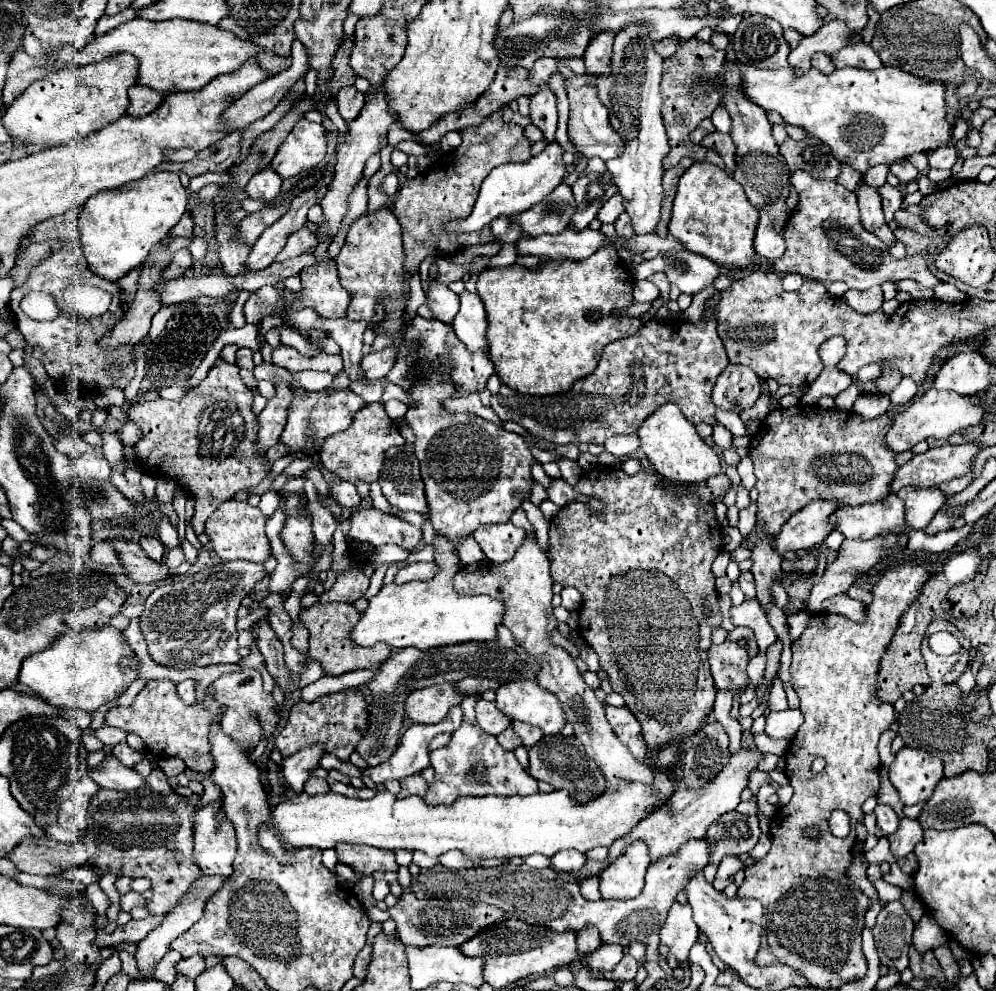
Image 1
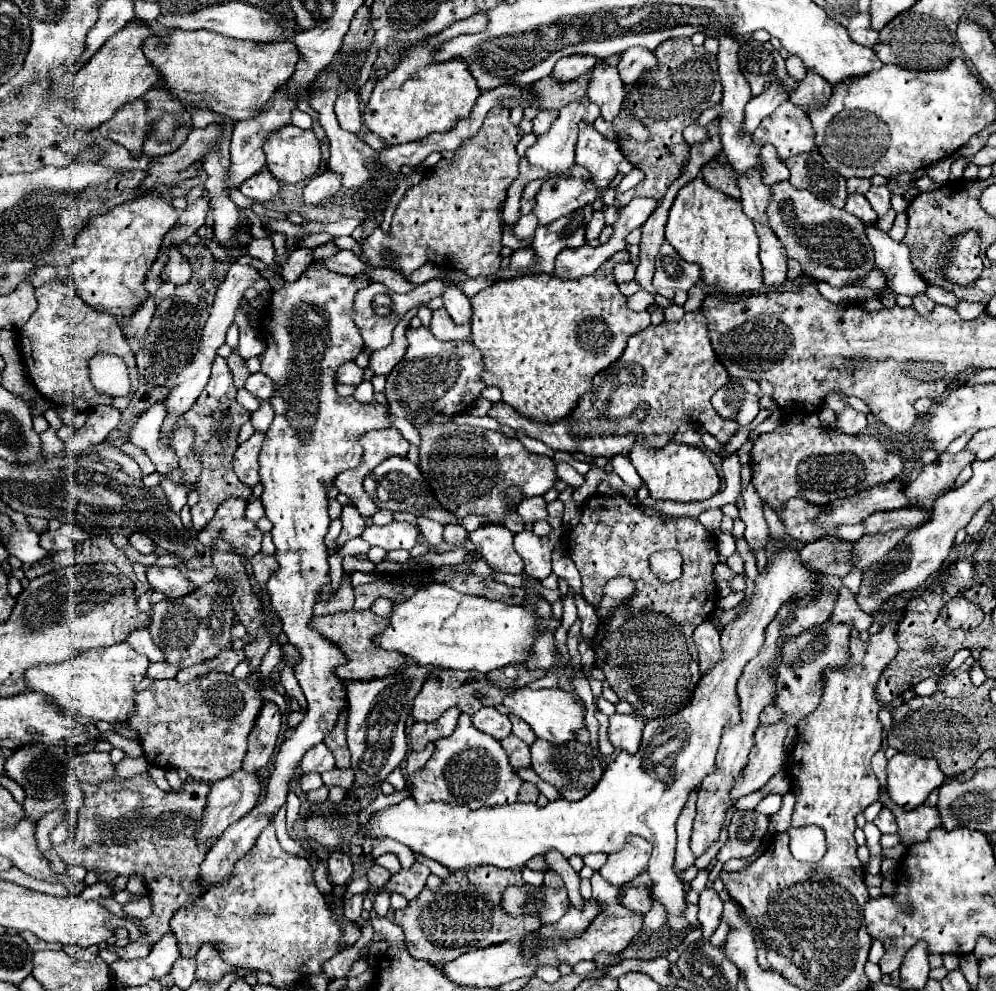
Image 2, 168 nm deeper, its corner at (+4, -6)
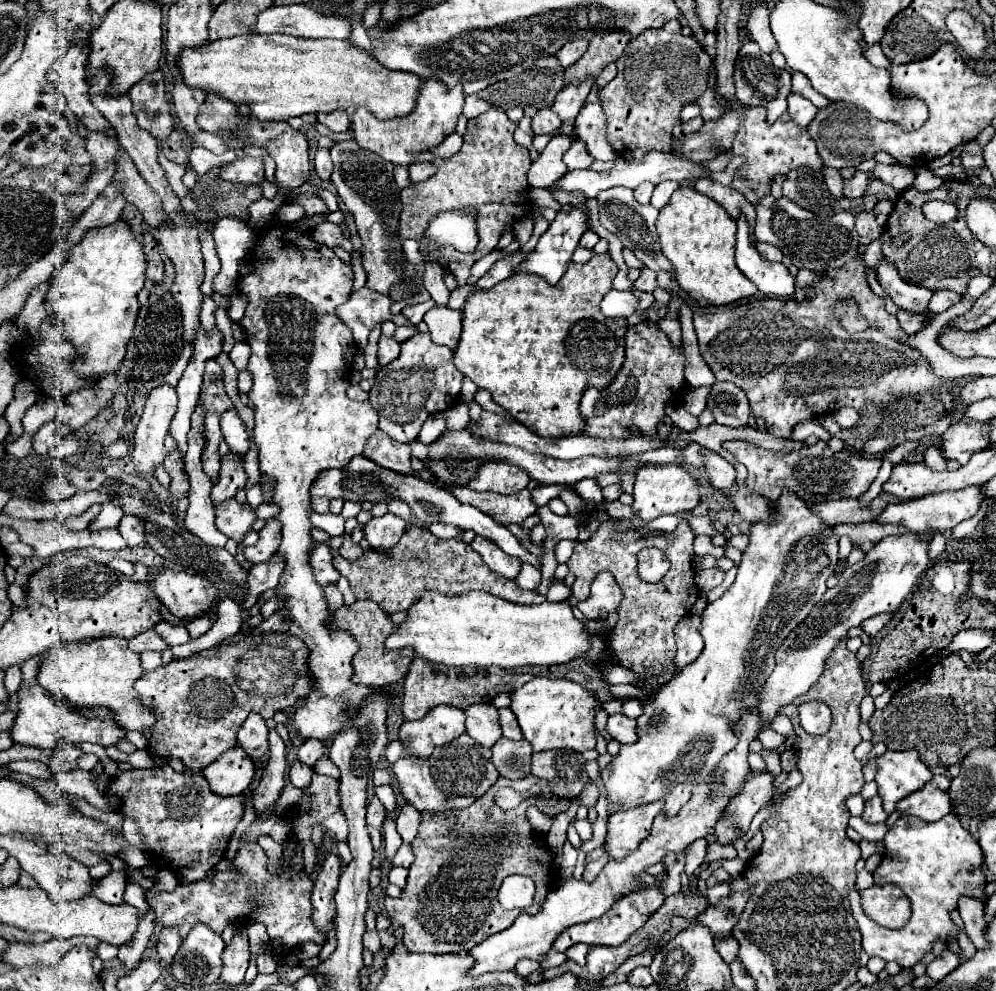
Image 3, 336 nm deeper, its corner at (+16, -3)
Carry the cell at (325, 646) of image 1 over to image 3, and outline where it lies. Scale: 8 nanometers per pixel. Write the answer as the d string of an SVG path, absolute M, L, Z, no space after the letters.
M356 601L352 605L342 605L340 609L336 609L332 613L332 617L328 621L328 627L336 629L336 631L352 633L352 637L360 645L358 653L352 659L352 667L354 667L352 681L356 681L360 685L384 687L384 685L396 683L406 675L406 671L408 671L408 667L414 659L412 649L398 649L398 651L386 651L384 649L384 639L396 629L396 625L388 619L388 613L384 613L372 601Z

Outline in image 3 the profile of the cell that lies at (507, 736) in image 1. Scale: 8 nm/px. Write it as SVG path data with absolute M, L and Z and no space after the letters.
M500 737L492 747L492 761L502 777L522 779L530 773L530 755L532 745L526 739L512 741Z

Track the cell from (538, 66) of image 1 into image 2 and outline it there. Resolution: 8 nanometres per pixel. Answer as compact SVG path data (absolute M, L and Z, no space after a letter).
M574 54L574 56L566 56L562 58L558 64L556 64L556 70L554 70L554 76L558 80L574 80L576 76L582 76L584 72L588 72L594 64L596 64L596 56L580 56L580 54Z

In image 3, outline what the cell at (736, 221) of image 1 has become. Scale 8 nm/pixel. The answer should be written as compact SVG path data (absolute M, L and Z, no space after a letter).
M678 187L656 219L662 253L676 269L678 285L700 305L728 305L742 297L752 297L758 289L734 263L736 221L692 187Z

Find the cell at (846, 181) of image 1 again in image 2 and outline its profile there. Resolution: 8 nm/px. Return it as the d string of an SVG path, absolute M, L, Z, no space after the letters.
M858 194L858 196L848 196L848 202L846 202L846 210L854 216L858 216L866 226L876 226L878 222L878 214L874 212L874 208L870 206L870 202Z

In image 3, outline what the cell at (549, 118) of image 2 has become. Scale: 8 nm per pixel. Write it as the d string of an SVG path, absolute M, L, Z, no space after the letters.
M548 107L540 109L532 119L532 131L536 135L540 135L540 133L550 133L552 135L560 129L560 125L562 125L562 121Z

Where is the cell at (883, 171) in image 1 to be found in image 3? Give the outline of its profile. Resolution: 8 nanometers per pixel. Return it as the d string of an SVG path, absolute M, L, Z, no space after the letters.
M824 167L824 169L822 169L822 175L824 175L824 181L826 181L830 193L832 193L834 197L844 197L844 193L842 193L842 189L844 189L844 179L842 179L842 175L840 175L838 169L826 169L826 167Z

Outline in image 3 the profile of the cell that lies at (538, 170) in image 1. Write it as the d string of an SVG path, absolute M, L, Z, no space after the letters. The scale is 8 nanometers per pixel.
M584 81L580 85L570 85L566 89L562 89L556 99L552 101L550 109L562 119L562 121L574 121L574 117L580 113L588 93L590 93L590 87L592 87L594 81Z

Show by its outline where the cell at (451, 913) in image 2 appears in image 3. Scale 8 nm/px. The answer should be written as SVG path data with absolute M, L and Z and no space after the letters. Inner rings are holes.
M534 775L520 781L508 781L500 777L484 797L478 797L468 809L444 811L444 813L422 813L422 823L416 839L412 841L414 863L410 867L408 883L402 889L400 899L386 899L386 915L392 923L404 929L404 947L412 953L466 953L486 937L508 929L520 909L506 911L498 901L498 889L508 875L528 875L536 883L540 901L524 909L534 915L546 893L554 887L554 855L540 845L538 837L532 835L532 827L526 821L526 809L536 805L540 811L556 817L566 811L568 805L558 801L550 791L550 785ZM532 785L540 785L542 793L528 797L516 809L502 811L494 803L494 795L500 787L514 787L516 791L528 791Z

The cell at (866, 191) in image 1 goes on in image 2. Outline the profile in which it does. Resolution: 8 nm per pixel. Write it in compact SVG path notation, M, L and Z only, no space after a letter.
M876 226L866 228L868 240L874 248L876 270L886 276L886 286L894 294L904 296L924 296L928 284L918 276L916 268L910 262L908 246L902 242L892 240L886 232L878 230Z

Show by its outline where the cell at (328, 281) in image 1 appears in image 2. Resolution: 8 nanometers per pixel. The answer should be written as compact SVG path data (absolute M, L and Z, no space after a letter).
M314 262L308 266L308 270L294 282L294 284L284 284L284 288L274 290L270 296L270 302L260 310L258 314L258 330L262 332L266 340L266 350L260 356L262 362L262 372L274 382L276 392L268 400L274 410L274 422L270 424L266 432L266 440L262 444L260 452L260 480L264 484L264 494L262 494L262 504L266 508L266 518L274 524L272 528L272 540L276 544L276 560L280 568L270 576L266 584L266 592L270 596L270 604L276 610L276 614L282 620L282 630L288 636L290 644L294 644L302 656L300 664L294 668L294 674L304 690L304 696L308 700L308 710L304 714L304 720L298 724L298 728L280 744L280 750L274 758L274 772L268 778L266 786L266 798L256 804L246 816L242 816L238 822L230 824L226 832L220 836L220 840L212 846L212 850L206 854L202 862L202 886L204 890L220 880L228 880L234 864L252 848L260 832L266 828L266 824L272 822L274 814L280 810L280 806L286 802L288 796L288 784L296 774L296 766L300 758L308 752L308 748L316 746L326 738L326 734L336 726L338 716L344 712L348 700L346 700L346 686L344 682L336 676L336 668L346 664L344 652L326 640L322 634L318 634L314 628L310 628L312 620L312 608L318 602L322 588L330 584L330 566L328 566L328 552L324 544L324 536L328 534L330 526L330 516L328 516L328 492L326 486L334 484L334 478L338 472L352 470L360 464L362 460L362 446L358 442L360 436L364 436L370 430L382 430L388 428L388 408L372 402L364 404L358 402L354 396L340 396L336 394L336 370L344 362L356 360L356 356L362 352L364 342L362 336L352 320L352 300L354 294L370 284L370 274L360 272L356 276L344 276L338 272L328 270L324 264Z

